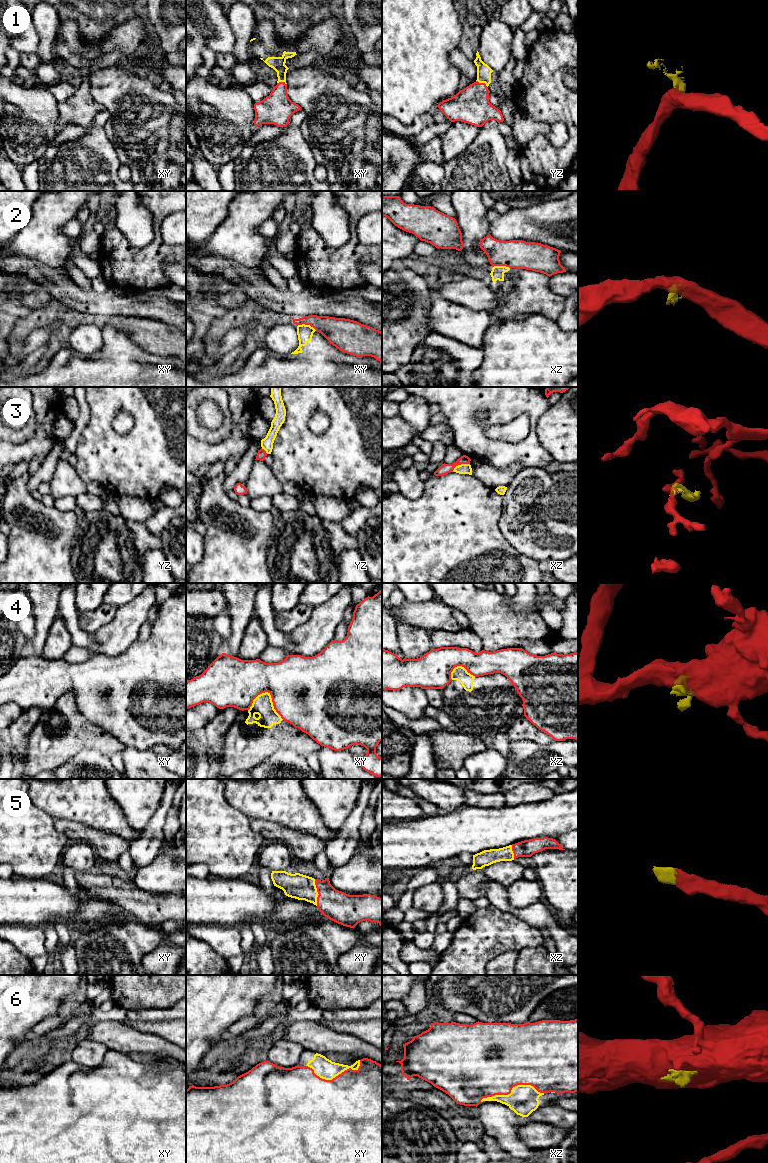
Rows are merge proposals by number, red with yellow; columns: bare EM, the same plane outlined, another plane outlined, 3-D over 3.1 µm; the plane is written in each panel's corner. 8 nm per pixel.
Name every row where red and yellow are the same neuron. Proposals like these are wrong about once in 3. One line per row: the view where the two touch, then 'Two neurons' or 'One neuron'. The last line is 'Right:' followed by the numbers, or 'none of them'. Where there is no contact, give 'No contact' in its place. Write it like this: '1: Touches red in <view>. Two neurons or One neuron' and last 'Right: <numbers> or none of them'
1: Touches red in yz. One neuron
2: Touches red in xy. Two neurons
3: Touches red in xz. Two neurons
4: Touches red in xy. Two neurons
5: Touches red in xy. One neuron
6: Touches red in xz. One neuron
Right: 1, 5, 6

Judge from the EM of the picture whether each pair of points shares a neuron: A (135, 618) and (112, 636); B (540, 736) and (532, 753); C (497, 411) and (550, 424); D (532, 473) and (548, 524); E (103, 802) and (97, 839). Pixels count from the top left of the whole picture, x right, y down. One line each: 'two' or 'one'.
A: one
B: two
C: two
D: one
E: two

